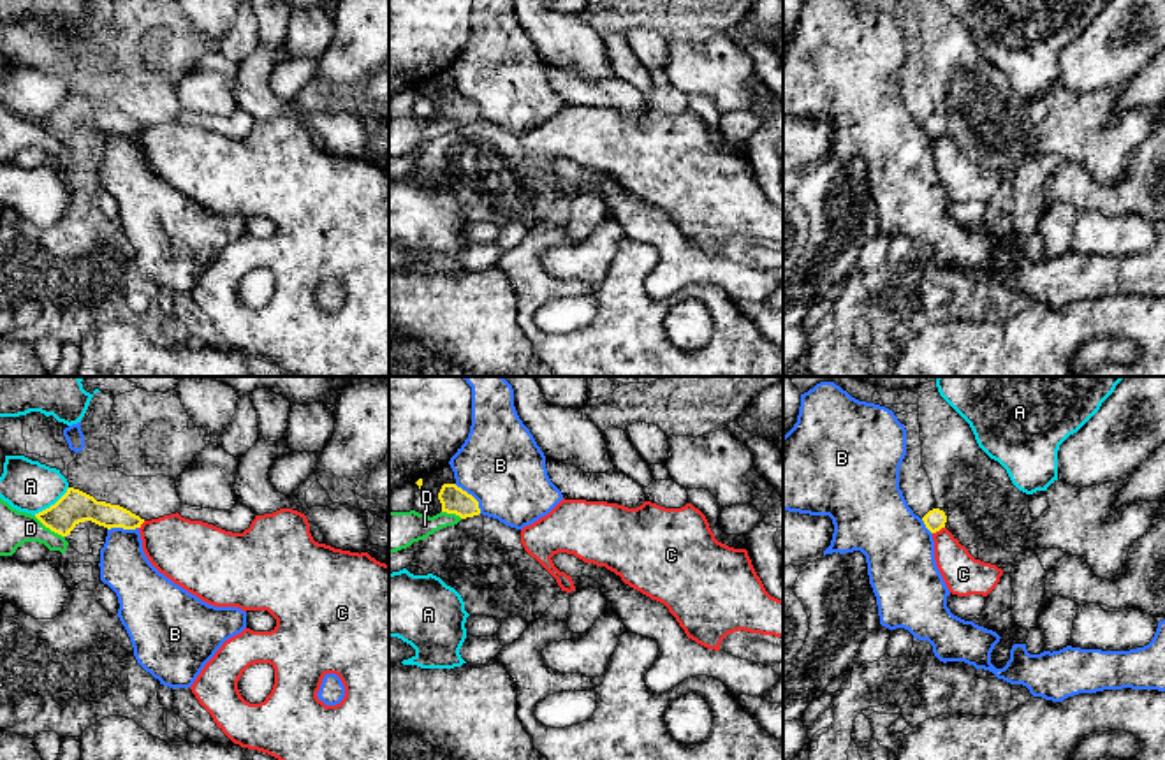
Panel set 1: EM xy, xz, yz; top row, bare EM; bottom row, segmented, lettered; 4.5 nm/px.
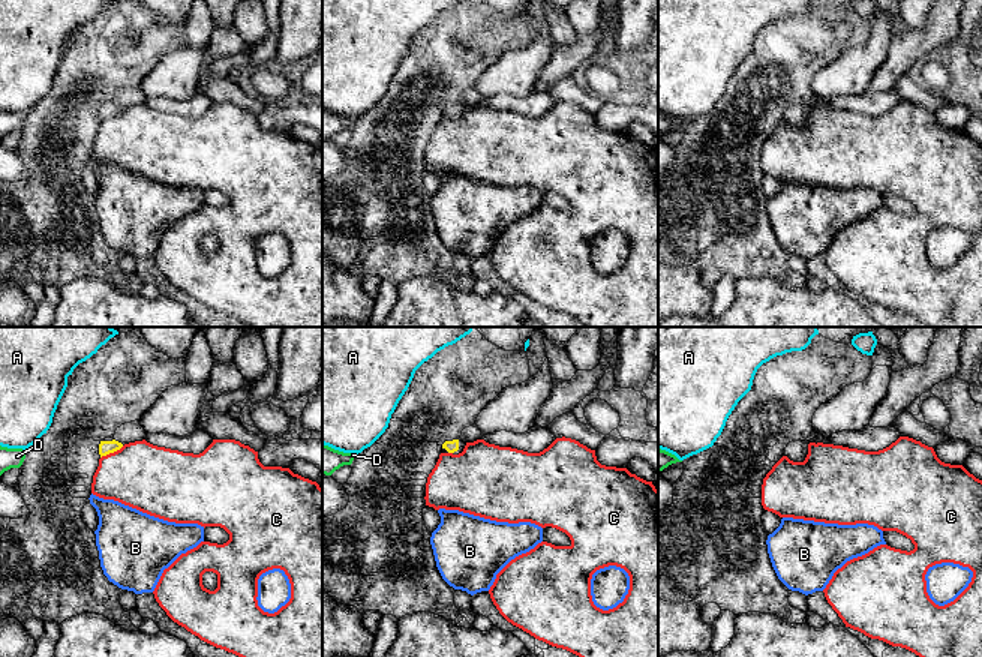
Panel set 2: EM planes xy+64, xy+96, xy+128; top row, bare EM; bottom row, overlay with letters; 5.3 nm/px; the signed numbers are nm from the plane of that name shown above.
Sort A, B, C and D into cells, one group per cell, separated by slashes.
A / B / C / D

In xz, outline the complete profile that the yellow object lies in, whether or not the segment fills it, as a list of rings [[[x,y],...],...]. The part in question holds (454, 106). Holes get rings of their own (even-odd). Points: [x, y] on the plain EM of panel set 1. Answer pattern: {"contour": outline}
{"contour": [[[443,90],[438,106],[442,109],[442,118],[456,120],[461,125],[480,120],[479,107],[456,90]]]}

